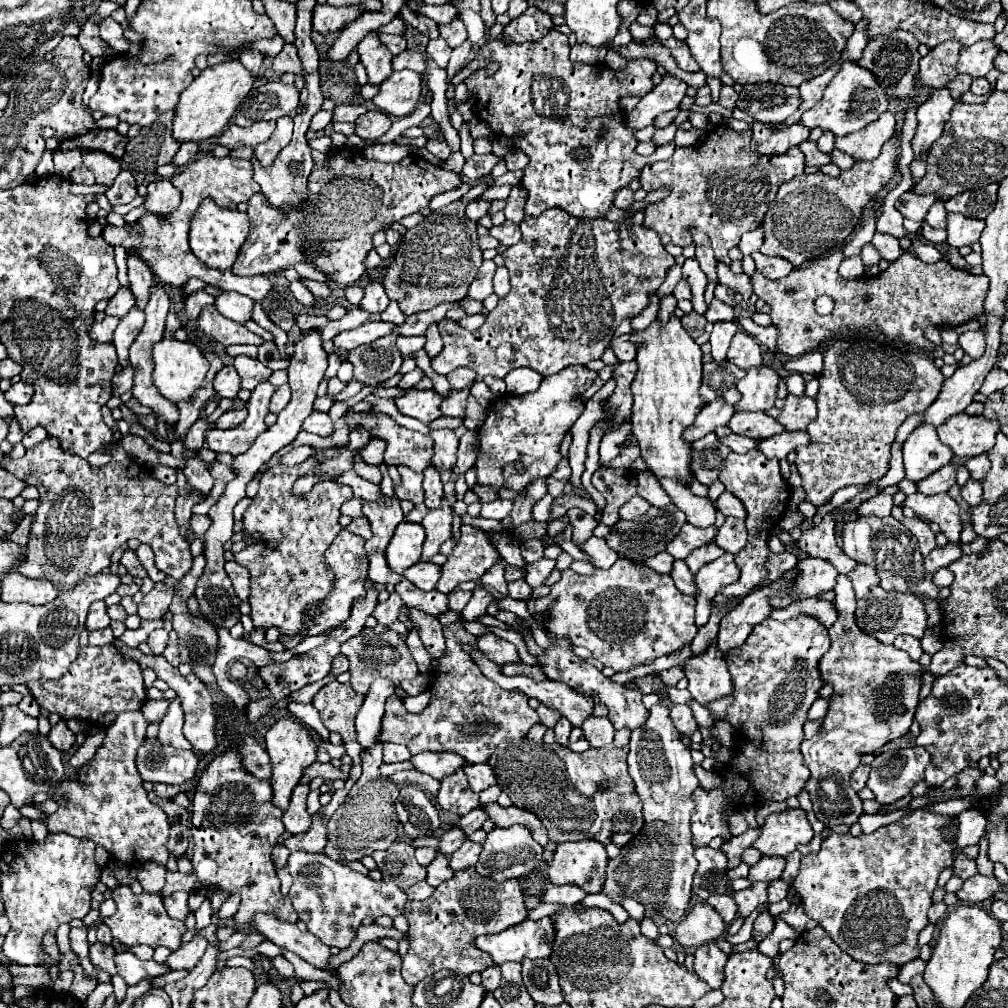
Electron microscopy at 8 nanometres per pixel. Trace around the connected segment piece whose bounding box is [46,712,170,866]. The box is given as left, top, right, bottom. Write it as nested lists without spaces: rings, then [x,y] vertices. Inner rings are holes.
[[[122,712],[112,726],[108,726],[104,744],[98,748],[94,758],[72,776],[60,784],[60,788],[54,792],[52,800],[58,804],[58,810],[46,818],[46,828],[52,834],[70,834],[74,838],[90,838],[96,844],[104,846],[108,854],[116,860],[120,860],[126,866],[136,866],[148,860],[156,860],[158,864],[166,866],[168,852],[164,850],[164,842],[168,840],[168,820],[160,806],[148,800],[146,790],[142,786],[142,778],[136,770],[136,748],[146,740],[146,728],[148,722],[142,716],[142,712]]]

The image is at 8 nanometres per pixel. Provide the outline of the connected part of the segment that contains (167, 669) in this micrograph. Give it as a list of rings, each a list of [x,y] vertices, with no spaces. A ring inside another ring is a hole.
[[[114,640],[114,646],[120,650],[122,656],[126,658],[134,658],[142,668],[152,668],[156,670],[158,678],[164,680],[180,698],[182,698],[182,708],[184,708],[184,736],[186,740],[192,744],[192,748],[200,754],[210,754],[214,748],[216,748],[216,718],[214,718],[214,702],[212,702],[212,696],[208,692],[208,688],[194,676],[194,674],[188,674],[188,676],[182,676],[178,672],[178,668],[170,666],[166,662],[164,656],[144,656],[138,648],[128,648],[126,644],[122,644],[120,640]]]

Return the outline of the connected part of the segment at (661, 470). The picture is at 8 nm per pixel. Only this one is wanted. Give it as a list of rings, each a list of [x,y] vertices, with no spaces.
[[[672,316],[668,324],[660,324],[658,320],[652,322],[648,328],[634,332],[630,340],[638,346],[638,372],[630,386],[634,396],[632,434],[640,444],[644,462],[656,478],[674,478],[680,484],[686,484],[692,480],[692,446],[682,440],[682,432],[694,422],[704,406],[698,394],[702,384],[702,350],[676,316]]]

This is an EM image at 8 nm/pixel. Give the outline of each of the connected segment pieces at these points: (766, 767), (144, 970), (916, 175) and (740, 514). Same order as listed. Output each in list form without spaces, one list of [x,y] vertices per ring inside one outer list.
[[[796,616],[786,622],[774,622],[772,618],[764,624],[756,624],[748,640],[740,648],[728,652],[728,670],[732,674],[734,692],[708,704],[714,720],[732,724],[746,746],[738,746],[732,760],[720,770],[722,784],[714,790],[696,788],[692,800],[696,812],[692,816],[692,844],[706,846],[712,838],[720,836],[730,840],[728,820],[724,818],[726,806],[746,806],[756,802],[784,802],[790,796],[798,796],[808,782],[808,768],[800,752],[804,740],[802,726],[808,720],[808,710],[820,696],[824,680],[820,680],[818,662],[830,648],[828,630],[818,624],[812,616]]]
[[[132,952],[116,954],[116,956],[114,956],[114,962],[116,962],[118,974],[126,980],[128,986],[140,982],[142,978],[160,976],[160,974],[166,974],[166,972],[168,972],[168,966],[158,964],[158,962],[154,962],[154,960],[144,962],[144,960],[140,960],[140,958],[136,958]]]
[[[922,156],[920,160],[913,160],[910,164],[912,174],[912,182],[919,182],[926,173],[926,160],[927,156]]]
[[[724,492],[718,500],[716,500],[716,508],[718,512],[722,512],[724,516],[734,516],[734,518],[746,518],[746,510],[742,506],[742,502],[732,496],[732,492]]]

